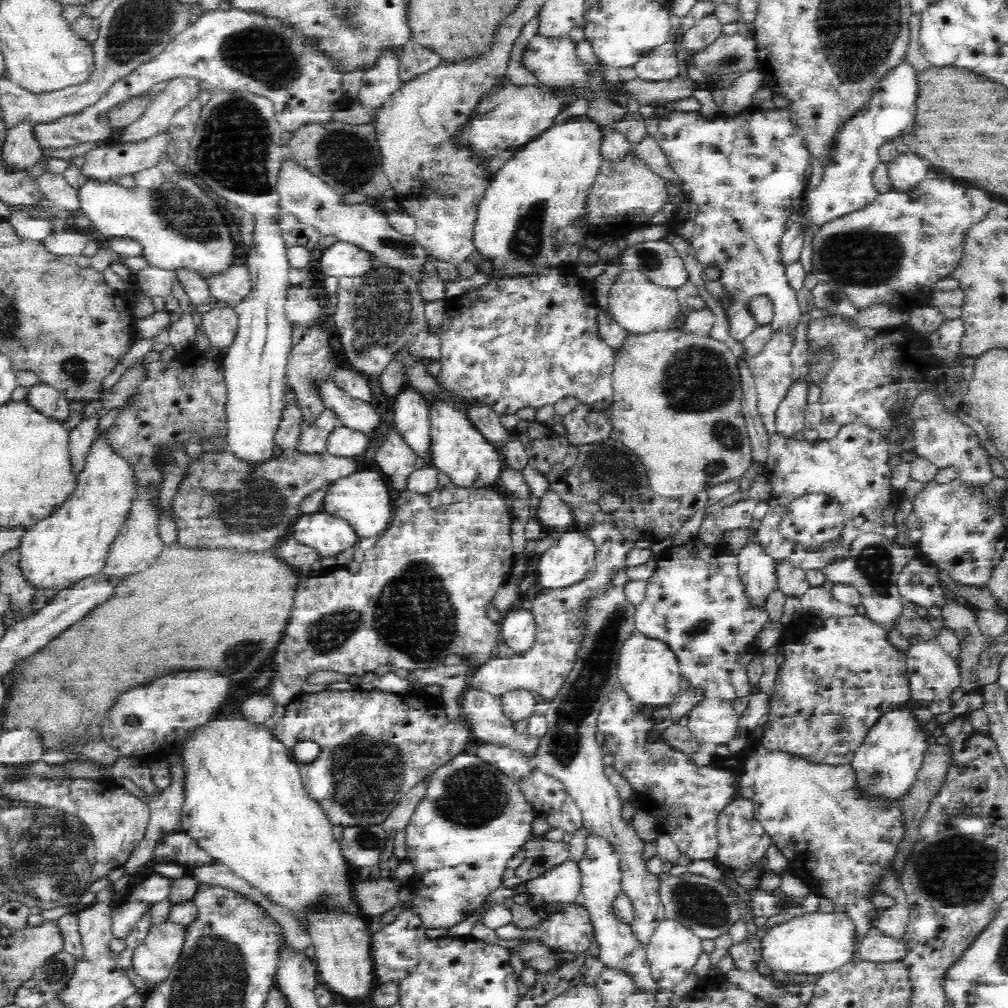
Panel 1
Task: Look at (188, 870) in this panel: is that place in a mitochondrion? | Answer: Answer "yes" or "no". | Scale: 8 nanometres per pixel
no

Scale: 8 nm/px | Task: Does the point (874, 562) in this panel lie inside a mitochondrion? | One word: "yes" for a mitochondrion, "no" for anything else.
yes

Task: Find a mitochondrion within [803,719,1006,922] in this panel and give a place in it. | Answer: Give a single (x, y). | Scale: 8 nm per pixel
(874, 775)

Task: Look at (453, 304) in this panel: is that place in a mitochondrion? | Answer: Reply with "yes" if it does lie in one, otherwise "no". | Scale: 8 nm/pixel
no

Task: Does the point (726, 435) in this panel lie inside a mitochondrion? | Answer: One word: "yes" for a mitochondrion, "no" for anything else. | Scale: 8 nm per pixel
yes

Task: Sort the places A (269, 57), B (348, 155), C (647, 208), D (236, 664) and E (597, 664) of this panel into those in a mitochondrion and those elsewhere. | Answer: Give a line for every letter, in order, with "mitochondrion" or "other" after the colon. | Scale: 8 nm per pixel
A: mitochondrion
B: mitochondrion
C: other
D: mitochondrion
E: mitochondrion

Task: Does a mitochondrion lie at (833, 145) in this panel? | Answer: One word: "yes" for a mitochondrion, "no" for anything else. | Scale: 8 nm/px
no

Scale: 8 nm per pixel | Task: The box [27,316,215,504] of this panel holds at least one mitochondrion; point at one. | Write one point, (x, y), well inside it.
(74, 368)

